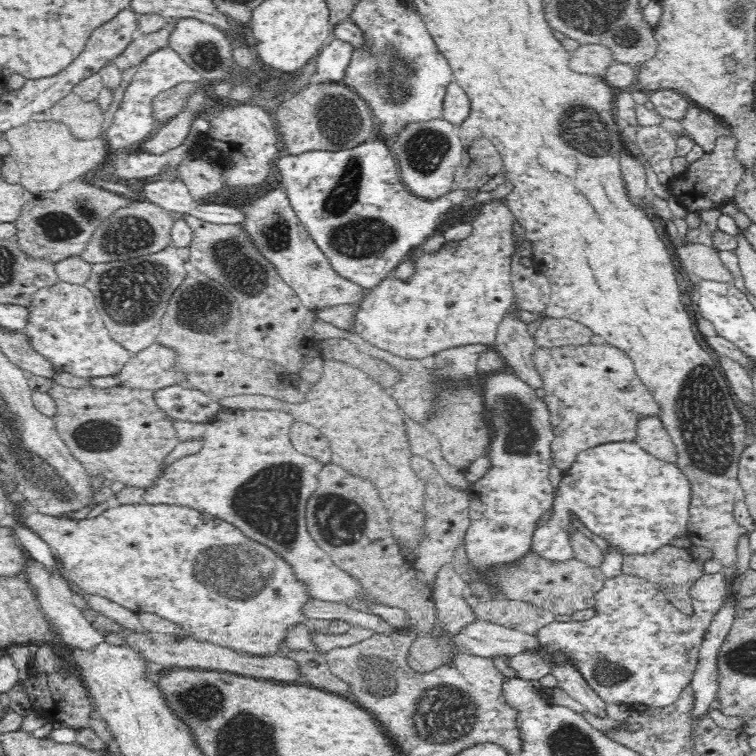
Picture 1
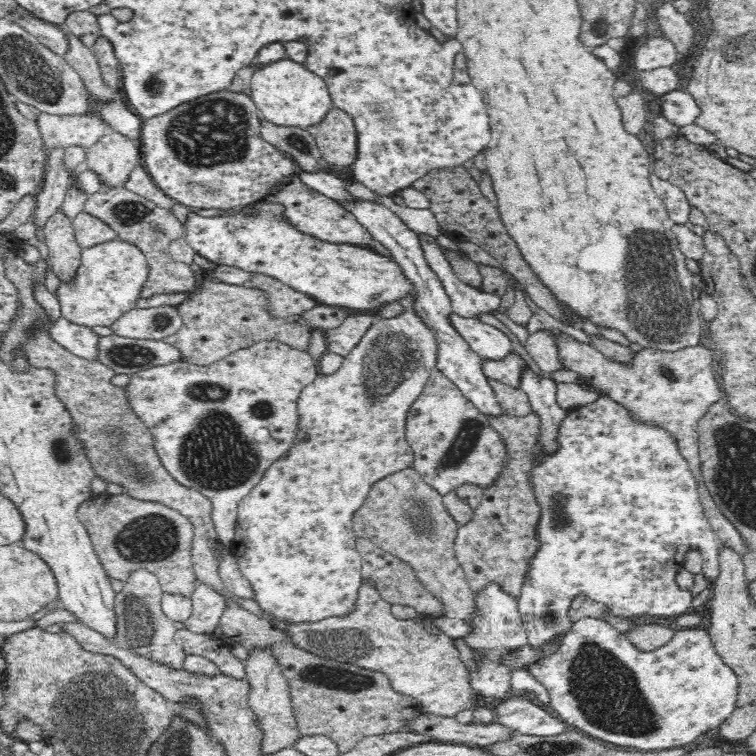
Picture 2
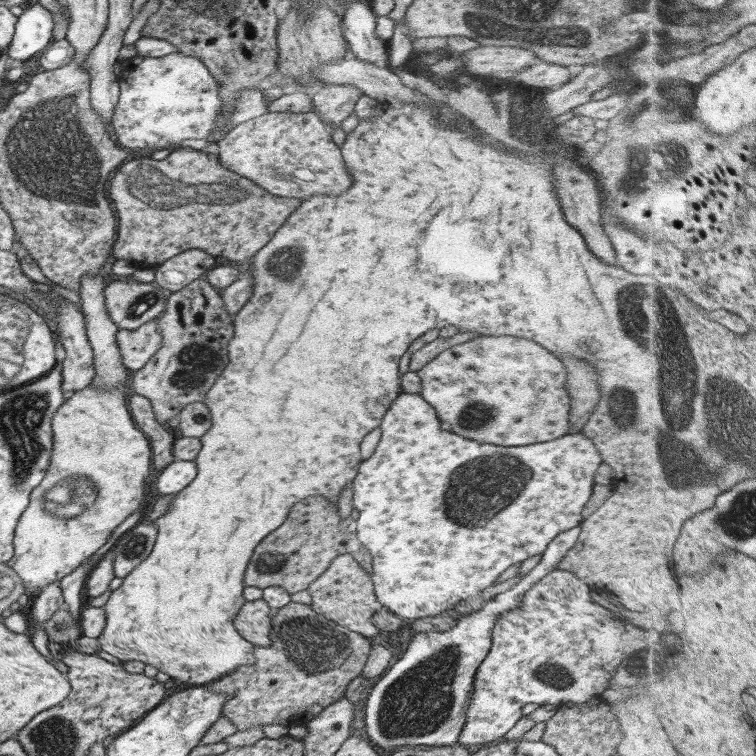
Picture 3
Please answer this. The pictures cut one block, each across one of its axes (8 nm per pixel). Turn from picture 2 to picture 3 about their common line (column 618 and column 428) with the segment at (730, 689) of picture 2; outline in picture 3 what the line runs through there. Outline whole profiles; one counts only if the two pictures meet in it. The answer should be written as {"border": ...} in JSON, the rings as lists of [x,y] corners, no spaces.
{"border":[[[579,526],[555,536],[545,547],[537,565],[517,580],[517,584],[497,593],[469,615],[462,616],[447,631],[415,632],[401,658],[367,692],[362,706],[365,722],[362,735],[382,752],[395,746],[442,747],[457,743],[465,724],[475,671],[490,649],[494,620],[503,612],[511,612],[527,589],[557,569],[562,556],[575,544],[577,534]]]}

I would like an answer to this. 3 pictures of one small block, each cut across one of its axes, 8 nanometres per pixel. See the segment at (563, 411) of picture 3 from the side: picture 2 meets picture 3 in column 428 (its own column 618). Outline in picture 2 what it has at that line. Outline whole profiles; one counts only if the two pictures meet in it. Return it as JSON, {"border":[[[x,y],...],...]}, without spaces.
{"border":[[[544,328],[540,331],[550,331],[550,333],[552,333],[553,336],[555,336],[555,346],[557,347],[559,362],[563,365],[564,369],[574,371],[574,373],[577,373],[579,375],[579,379],[580,379],[581,383],[586,384],[586,386],[588,386],[588,387],[593,387],[594,390],[596,390],[596,392],[598,392],[600,396],[604,395],[604,396],[606,396],[606,398],[609,398],[613,402],[616,402],[617,404],[620,404],[621,406],[624,406],[629,411],[629,414],[634,419],[636,419],[636,421],[640,421],[640,423],[658,425],[658,427],[664,429],[664,431],[666,431],[666,432],[670,433],[670,435],[672,435],[672,442],[676,443],[676,447],[678,447],[678,450],[680,451],[680,455],[682,455],[684,457],[684,459],[687,460],[688,466],[691,468],[692,475],[695,477],[695,480],[698,482],[698,484],[697,484],[697,486],[699,487],[698,491],[700,493],[701,503],[702,503],[705,515],[707,516],[708,522],[711,524],[711,527],[716,532],[717,537],[721,541],[723,541],[726,546],[729,546],[730,548],[733,548],[736,552],[739,552],[740,555],[744,554],[744,552],[746,552],[746,545],[744,545],[744,541],[742,541],[742,537],[740,537],[740,533],[738,533],[738,531],[734,528],[734,525],[732,525],[732,523],[730,523],[730,521],[722,514],[722,511],[720,510],[720,507],[715,503],[712,496],[710,496],[710,494],[708,494],[709,489],[706,488],[706,483],[704,483],[704,477],[702,477],[701,460],[700,460],[700,457],[699,457],[699,420],[703,419],[704,416],[706,416],[708,414],[708,410],[710,410],[714,406],[714,404],[716,404],[716,402],[719,402],[719,400],[722,400],[723,395],[724,395],[724,392],[720,389],[720,387],[718,387],[718,382],[716,382],[716,378],[714,378],[714,366],[713,366],[713,363],[712,363],[712,361],[713,361],[712,359],[716,356],[716,354],[712,354],[712,352],[714,352],[714,350],[712,350],[712,346],[710,346],[710,348],[704,348],[704,345],[701,344],[701,345],[698,345],[698,346],[690,346],[690,347],[687,347],[687,348],[682,348],[682,349],[679,349],[678,351],[675,351],[675,352],[660,351],[660,350],[652,349],[652,348],[641,348],[640,351],[634,351],[633,352],[633,359],[629,360],[628,363],[620,363],[620,360],[614,360],[614,359],[610,359],[610,358],[604,356],[604,354],[602,352],[598,351],[597,349],[594,349],[590,344],[584,344],[581,341],[575,340],[574,338],[572,338],[572,336],[569,336],[567,333],[564,333],[564,332],[558,331],[558,330],[557,330],[557,333],[554,333],[554,332],[551,332],[551,330],[546,329],[546,328]]]}

